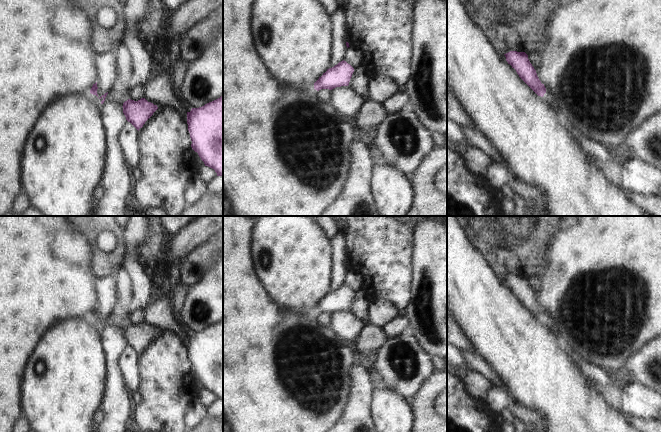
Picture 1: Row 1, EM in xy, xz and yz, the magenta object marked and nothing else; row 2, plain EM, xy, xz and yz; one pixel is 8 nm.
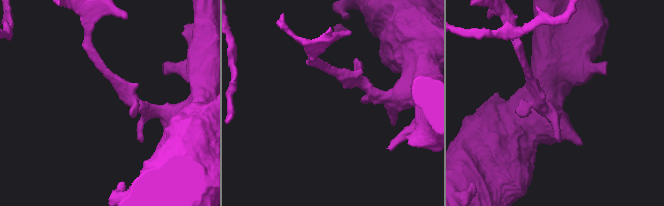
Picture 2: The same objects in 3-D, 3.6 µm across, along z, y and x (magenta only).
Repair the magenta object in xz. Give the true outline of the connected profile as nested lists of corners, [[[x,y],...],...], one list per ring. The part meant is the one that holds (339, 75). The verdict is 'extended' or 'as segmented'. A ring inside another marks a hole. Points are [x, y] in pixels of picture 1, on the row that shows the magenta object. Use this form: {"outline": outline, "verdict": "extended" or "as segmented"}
{"outline": [[[341,61],[332,68],[327,69],[325,73],[314,83],[314,89],[332,90],[336,87],[348,86],[354,68],[346,61]]], "verdict": "as segmented"}

